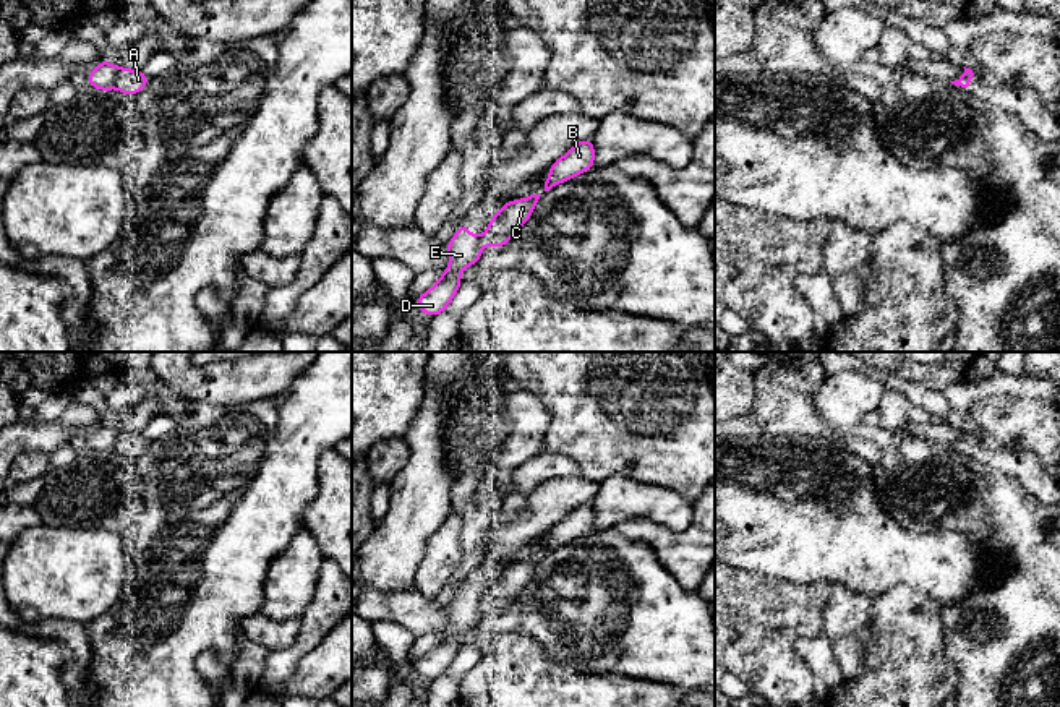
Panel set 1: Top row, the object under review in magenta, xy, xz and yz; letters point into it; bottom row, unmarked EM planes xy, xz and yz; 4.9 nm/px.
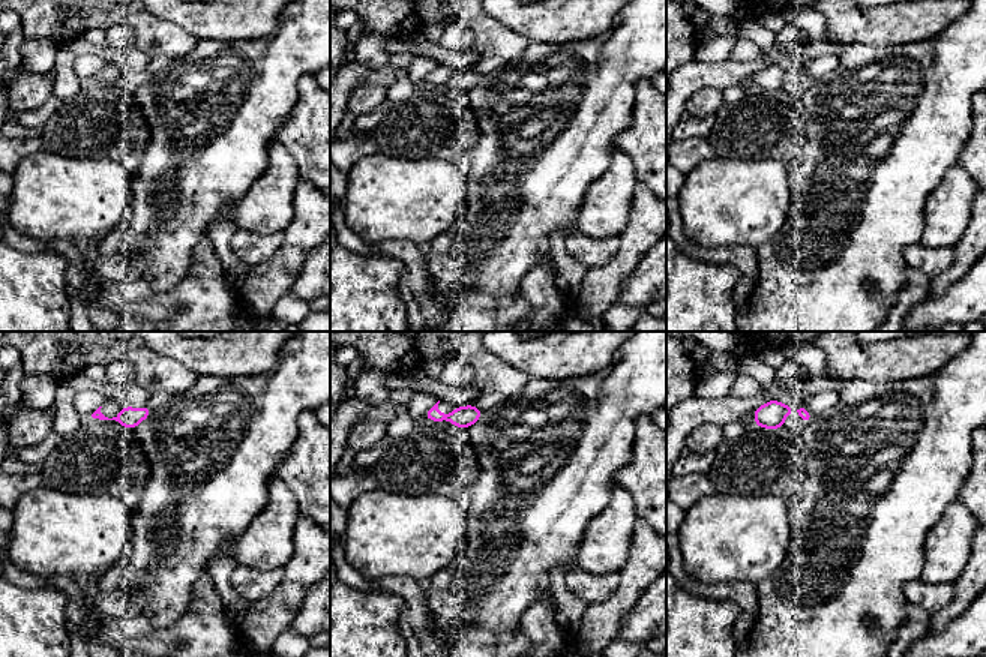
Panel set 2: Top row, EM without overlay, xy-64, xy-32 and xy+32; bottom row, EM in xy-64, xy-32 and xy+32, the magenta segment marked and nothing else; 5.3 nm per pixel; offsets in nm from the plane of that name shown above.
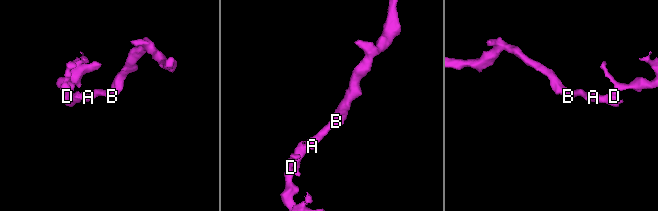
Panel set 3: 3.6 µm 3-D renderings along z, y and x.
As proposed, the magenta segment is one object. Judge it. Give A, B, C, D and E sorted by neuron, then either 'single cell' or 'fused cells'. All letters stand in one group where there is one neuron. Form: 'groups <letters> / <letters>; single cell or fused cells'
groups A B C / D E; fused cells

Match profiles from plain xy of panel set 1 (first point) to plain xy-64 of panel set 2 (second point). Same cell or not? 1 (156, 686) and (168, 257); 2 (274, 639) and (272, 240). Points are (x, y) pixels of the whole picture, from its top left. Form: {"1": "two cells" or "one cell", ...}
{"1": "one cell", "2": "one cell"}

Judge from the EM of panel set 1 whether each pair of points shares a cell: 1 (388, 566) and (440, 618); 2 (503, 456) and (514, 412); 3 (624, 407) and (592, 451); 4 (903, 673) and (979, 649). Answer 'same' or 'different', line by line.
1: different
2: same
3: same
4: different

